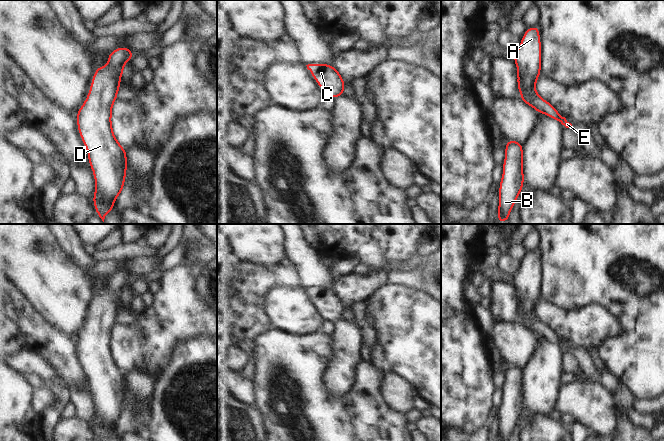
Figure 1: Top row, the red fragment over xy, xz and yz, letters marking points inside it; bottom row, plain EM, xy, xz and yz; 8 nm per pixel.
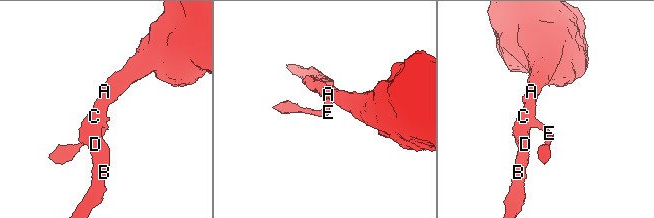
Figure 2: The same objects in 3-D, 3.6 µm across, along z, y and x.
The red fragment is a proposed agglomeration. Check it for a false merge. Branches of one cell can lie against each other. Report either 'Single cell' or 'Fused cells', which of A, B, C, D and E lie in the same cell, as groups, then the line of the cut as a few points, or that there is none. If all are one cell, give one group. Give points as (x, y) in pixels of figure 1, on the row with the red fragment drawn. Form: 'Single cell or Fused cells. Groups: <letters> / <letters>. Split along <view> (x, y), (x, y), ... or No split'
Fused cells. Groups: A B C D / E. Split along yz (534, 91), (528, 94), (521, 94)

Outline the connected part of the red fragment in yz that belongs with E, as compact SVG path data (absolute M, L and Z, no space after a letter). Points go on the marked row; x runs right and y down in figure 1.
M534 92L532 94L521 94L520 100L531 106L539 114L546 114L548 117L557 120L566 128L572 128L572 124L569 123L551 103L543 99L539 93Z

